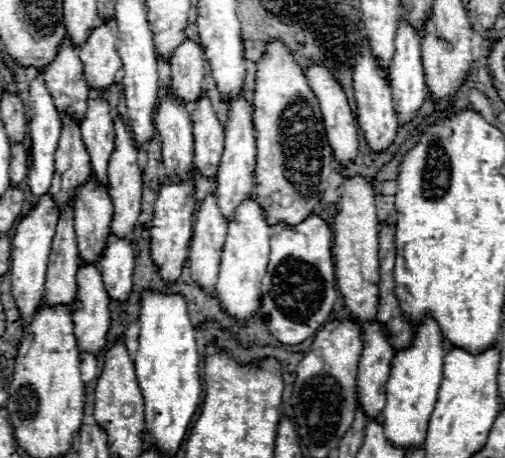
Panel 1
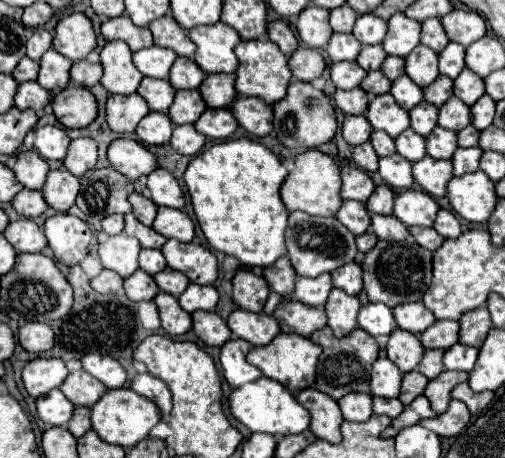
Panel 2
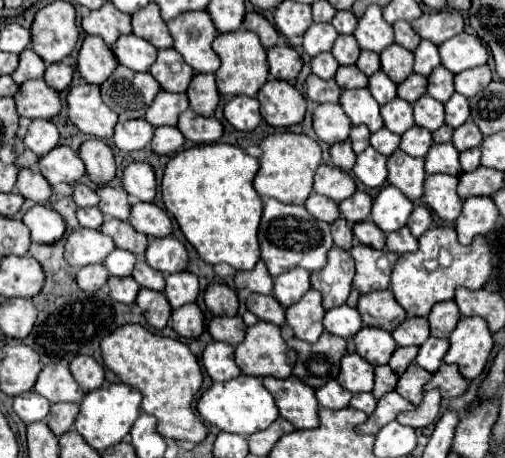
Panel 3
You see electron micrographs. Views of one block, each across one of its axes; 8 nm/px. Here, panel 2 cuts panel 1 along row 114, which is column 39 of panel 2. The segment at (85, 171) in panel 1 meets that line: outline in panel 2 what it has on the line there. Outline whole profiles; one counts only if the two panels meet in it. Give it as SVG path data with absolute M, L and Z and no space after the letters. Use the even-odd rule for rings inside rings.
M24 56L24 58L20 60L20 64L16 66L16 70L12 72L12 76L14 76L18 82L36 80L36 78L38 78L38 68L40 68L38 62L34 62L34 60L30 60L28 56Z

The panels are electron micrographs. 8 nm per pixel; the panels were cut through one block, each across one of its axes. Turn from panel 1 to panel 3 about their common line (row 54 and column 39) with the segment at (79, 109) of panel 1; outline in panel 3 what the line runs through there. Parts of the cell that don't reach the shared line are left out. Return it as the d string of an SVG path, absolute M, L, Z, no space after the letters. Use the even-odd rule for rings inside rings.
M26 48L26 50L20 54L20 64L18 64L18 68L14 70L12 78L14 78L16 84L24 84L26 80L42 78L44 72L46 72L44 60L40 60L40 56L38 56L32 48Z

